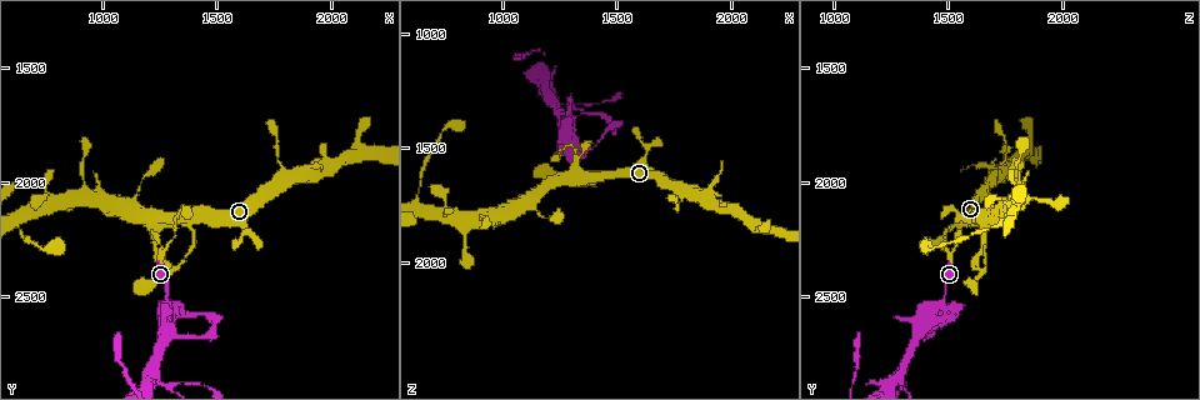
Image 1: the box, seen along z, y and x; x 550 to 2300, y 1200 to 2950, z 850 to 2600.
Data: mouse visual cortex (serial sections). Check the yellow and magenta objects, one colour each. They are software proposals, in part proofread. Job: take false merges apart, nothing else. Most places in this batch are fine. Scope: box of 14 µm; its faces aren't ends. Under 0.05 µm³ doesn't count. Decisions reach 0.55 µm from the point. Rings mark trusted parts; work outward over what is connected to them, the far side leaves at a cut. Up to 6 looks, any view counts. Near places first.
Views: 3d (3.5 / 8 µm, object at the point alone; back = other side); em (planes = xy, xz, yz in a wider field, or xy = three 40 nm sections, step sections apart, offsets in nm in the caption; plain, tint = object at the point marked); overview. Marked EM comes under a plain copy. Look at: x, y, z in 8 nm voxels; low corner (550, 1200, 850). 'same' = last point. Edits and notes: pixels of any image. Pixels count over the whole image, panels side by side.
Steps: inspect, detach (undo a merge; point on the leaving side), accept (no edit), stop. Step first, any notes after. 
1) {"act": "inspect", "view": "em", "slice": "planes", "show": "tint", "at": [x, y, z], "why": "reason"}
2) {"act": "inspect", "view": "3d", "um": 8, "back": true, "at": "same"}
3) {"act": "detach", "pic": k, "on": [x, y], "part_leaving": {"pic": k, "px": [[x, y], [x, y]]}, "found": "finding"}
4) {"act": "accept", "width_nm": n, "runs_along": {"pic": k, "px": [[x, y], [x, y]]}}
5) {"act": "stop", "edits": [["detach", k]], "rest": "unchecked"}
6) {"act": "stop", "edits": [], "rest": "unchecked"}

{"act": "inspect", "view": "3d", "um": 3.5, "back": true, "at": [1350, 2160, 1620], "why": "sharp bend"}

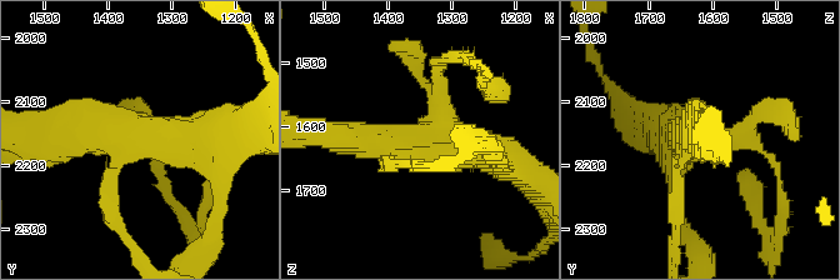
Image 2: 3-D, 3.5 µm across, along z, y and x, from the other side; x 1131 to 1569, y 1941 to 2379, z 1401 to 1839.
{"act": "inspect", "view": "em", "slice": "xy", "step": 3, "show": "tint", "at": [1355, 2155, 1630]}

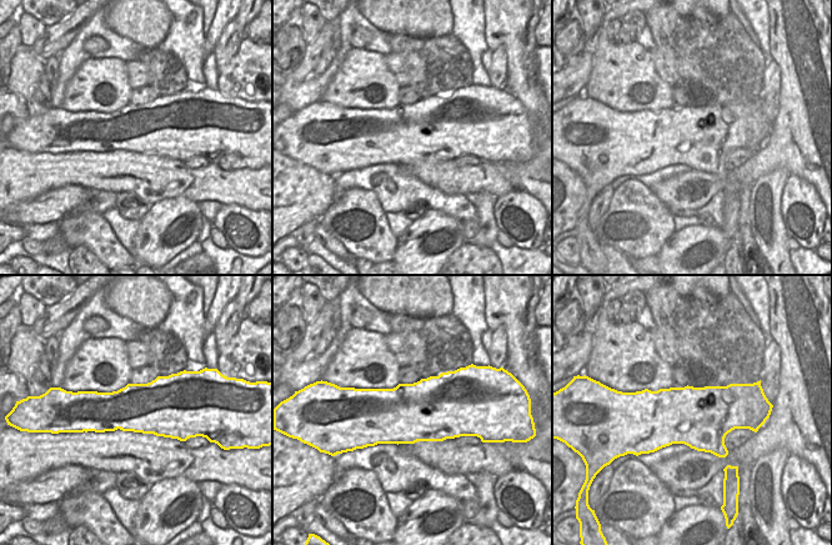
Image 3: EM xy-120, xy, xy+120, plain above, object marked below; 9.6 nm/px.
{"act": "accept", "found": "all the same cell"}

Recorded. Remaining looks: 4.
{"act": "inspect", "view": "3d", "um": 3.5, "at": [760, 2080, 1750], "why": "sharp bend"}

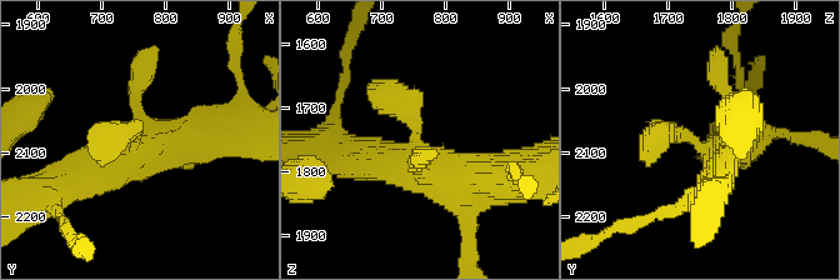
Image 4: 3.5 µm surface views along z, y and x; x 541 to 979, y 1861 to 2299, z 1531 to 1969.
{"act": "inspect", "view": "em", "slice": "xy", "step": 1, "show": "tint", "at": [755, 2085, 1740]}

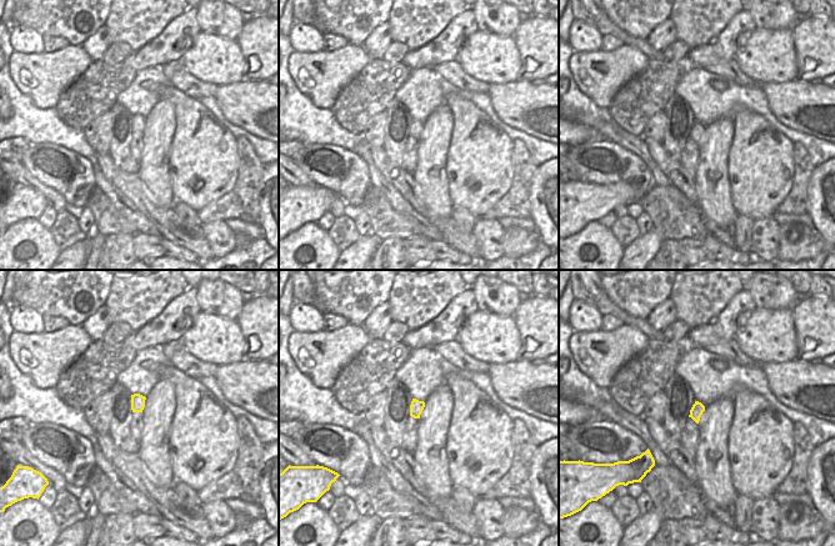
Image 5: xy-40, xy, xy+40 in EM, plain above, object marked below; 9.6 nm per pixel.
{"act": "accept", "runs_along": {"pic": 4, "px": [[456, 180], [368, 84]]}, "found": "one cell here"}

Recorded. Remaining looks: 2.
{"act": "inspect", "view": "3d", "um": 3.5, "at": [1280, 2540, 1460], "why": "three arms meet"}

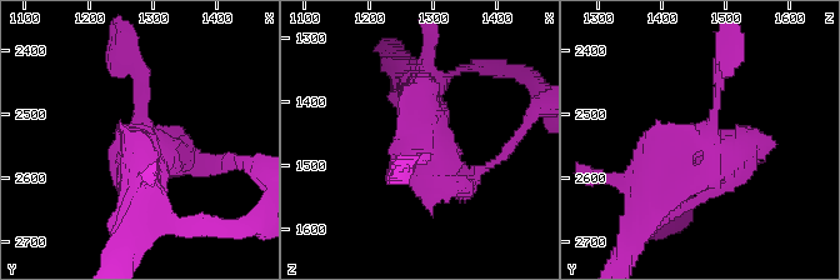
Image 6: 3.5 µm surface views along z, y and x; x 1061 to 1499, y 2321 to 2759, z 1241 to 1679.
{"act": "inspect", "view": "em", "slice": "xy", "step": 2, "show": "tint", "at": [1290, 2530, 1470], "why": "need the tissue"}

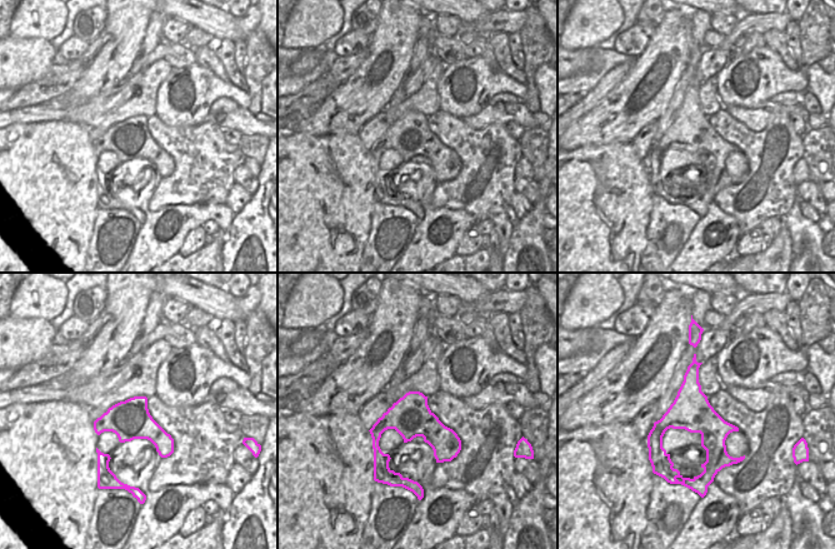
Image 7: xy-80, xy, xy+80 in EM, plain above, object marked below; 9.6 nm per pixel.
{"act": "accept", "runs_along": {"pic": 6, "px": [[724, 55], [708, 129], [646, 190]]}, "found": "one cell here"}

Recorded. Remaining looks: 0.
{"act": "stop", "edits": [], "rest": "unchecked"}

